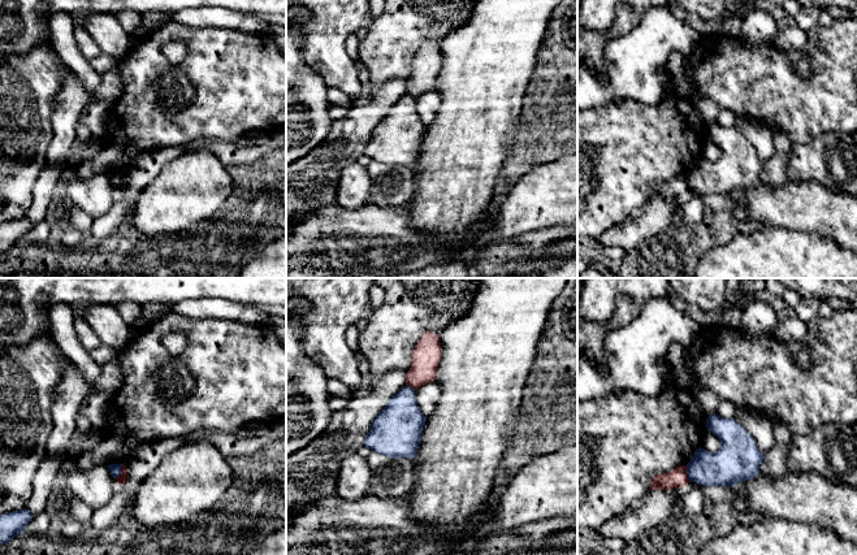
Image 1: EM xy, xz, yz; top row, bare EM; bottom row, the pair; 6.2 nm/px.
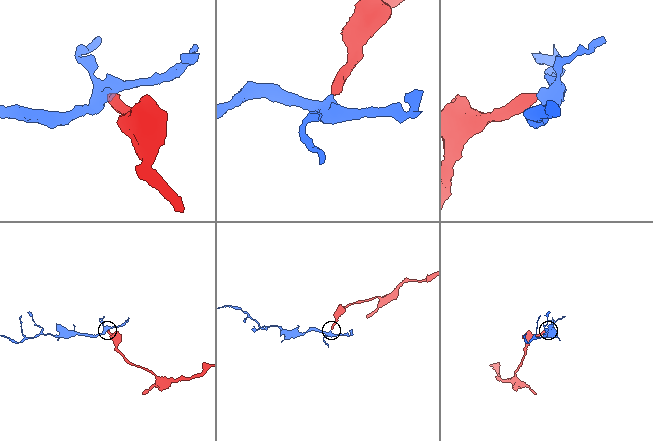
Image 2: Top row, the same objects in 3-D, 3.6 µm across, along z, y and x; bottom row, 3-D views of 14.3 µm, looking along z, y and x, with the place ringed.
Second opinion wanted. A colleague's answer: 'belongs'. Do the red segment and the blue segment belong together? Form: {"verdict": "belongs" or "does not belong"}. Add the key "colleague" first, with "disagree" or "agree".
{"colleague": "disagree", "verdict": "does not belong"}

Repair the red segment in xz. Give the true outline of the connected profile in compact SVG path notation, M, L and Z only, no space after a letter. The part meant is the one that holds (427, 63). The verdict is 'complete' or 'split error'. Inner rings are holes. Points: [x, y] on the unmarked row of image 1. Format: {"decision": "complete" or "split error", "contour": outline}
{"decision": "complete", "contour": "M427 40L412 60L412 71L406 82L406 95L414 99L436 90L438 71L442 65L440 44Z"}

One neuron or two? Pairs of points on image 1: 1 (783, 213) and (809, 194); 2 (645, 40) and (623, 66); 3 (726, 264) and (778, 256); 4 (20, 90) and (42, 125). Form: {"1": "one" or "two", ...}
{"1": "one", "2": "one", "3": "one", "4": "one"}

